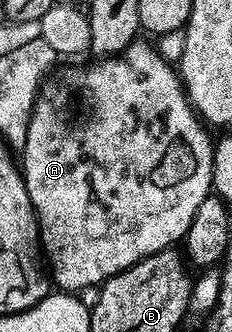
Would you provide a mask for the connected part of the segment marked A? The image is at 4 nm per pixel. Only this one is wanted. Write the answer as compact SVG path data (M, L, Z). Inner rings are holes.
M146 38L134 39L116 56L94 58L91 59L91 64L86 64L83 68L68 69L62 76L62 84L52 85L50 92L43 91L38 101L34 103L34 112L30 115L26 145L20 149L22 176L26 180L28 198L38 218L38 238L49 275L53 283L54 280L58 283L55 285L59 289L71 294L81 293L81 288L97 289L105 280L120 274L128 266L140 262L146 256L177 245L185 237L188 226L192 226L192 214L196 214L200 202L204 202L204 198L212 192L214 144L212 139L210 140L211 133L191 106L186 89L182 86L182 77L176 71L175 65L166 61L149 39L146 39L147 41L142 39ZM73 95L78 96L79 102L82 103L82 113L74 112Z

